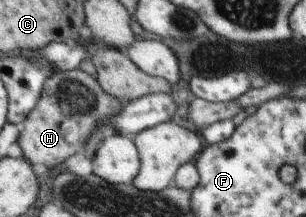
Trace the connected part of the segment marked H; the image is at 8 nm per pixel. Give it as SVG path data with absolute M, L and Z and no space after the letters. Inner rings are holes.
M75 68L69 72L54 72L45 82L41 89L39 102L32 108L32 111L26 116L22 125L19 125L20 131L17 139L20 149L22 149L23 157L32 165L46 165L46 167L54 167L63 163L67 157L82 152L86 144L86 139L98 125L106 124L115 116L120 109L120 100L108 95L99 84L88 73ZM68 79L78 79L78 83L82 83L88 91L92 91L96 95L96 99L102 103L102 111L86 111L86 113L64 113L60 109L60 97L58 97L58 89L62 81Z

